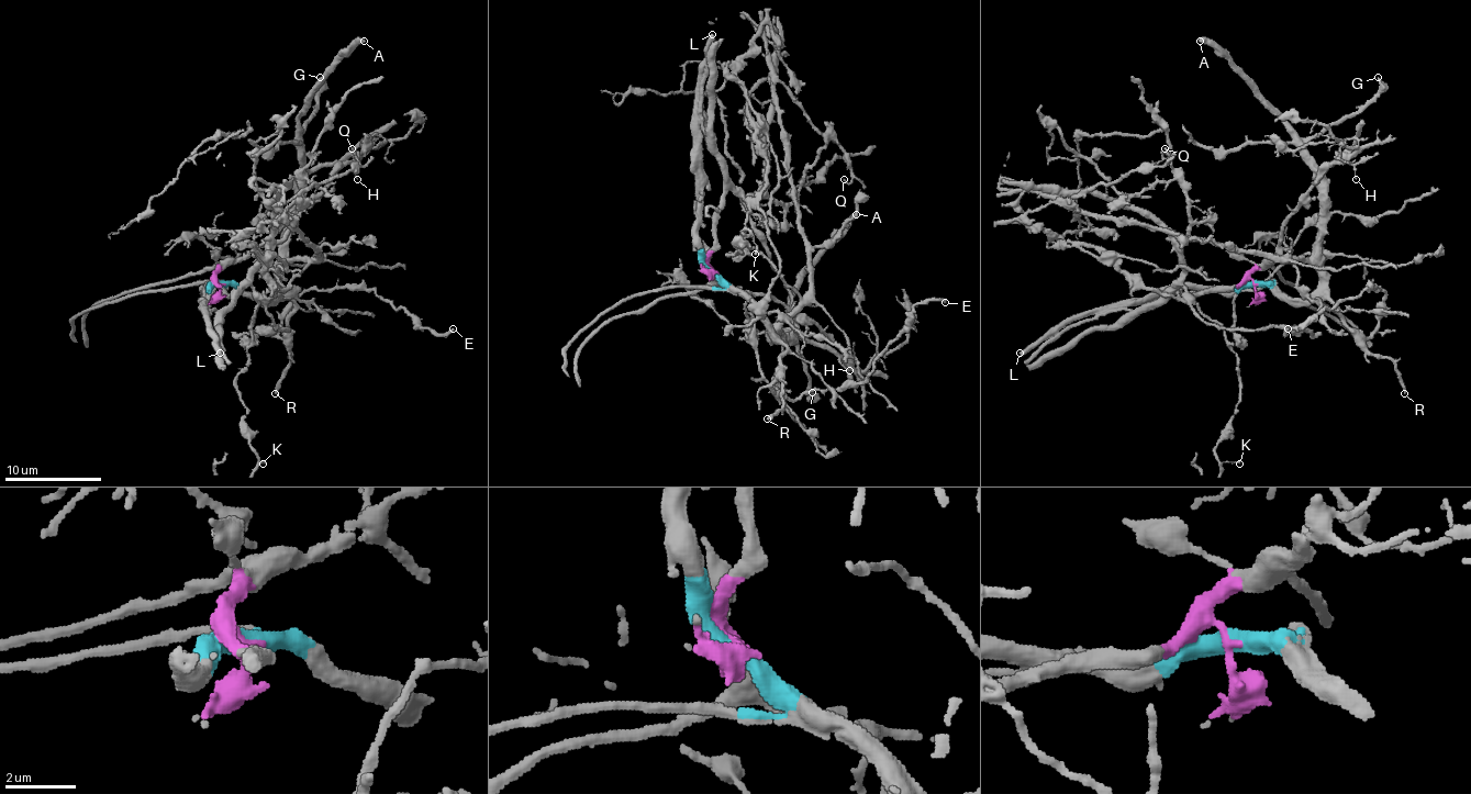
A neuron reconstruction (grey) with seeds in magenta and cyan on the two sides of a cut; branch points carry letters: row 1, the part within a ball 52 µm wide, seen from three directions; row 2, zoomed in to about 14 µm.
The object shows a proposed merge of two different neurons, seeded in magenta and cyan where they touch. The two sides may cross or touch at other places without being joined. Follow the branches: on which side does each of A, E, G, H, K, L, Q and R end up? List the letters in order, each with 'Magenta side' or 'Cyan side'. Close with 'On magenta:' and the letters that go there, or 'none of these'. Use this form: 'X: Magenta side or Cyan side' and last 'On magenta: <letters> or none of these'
A: Cyan side
E: Cyan side
G: Cyan side
H: Cyan side
K: Magenta side
L: Cyan side
Q: Cyan side
R: Cyan side
On magenta: K

